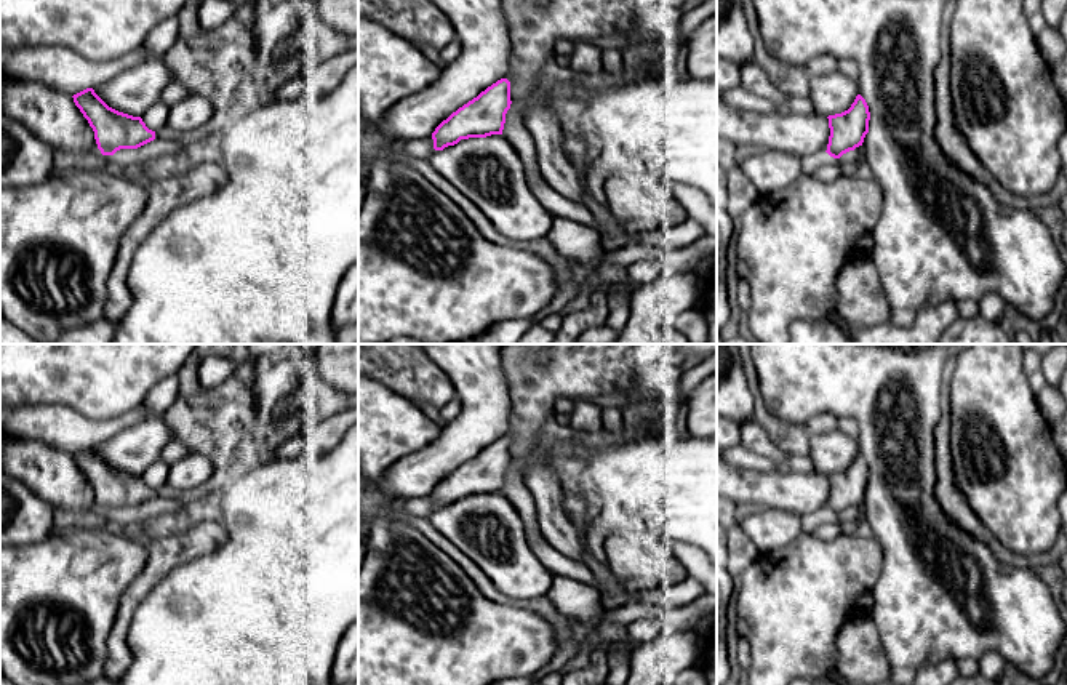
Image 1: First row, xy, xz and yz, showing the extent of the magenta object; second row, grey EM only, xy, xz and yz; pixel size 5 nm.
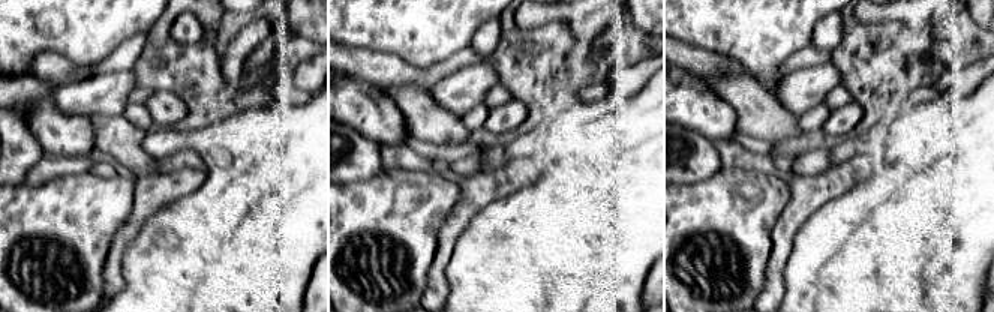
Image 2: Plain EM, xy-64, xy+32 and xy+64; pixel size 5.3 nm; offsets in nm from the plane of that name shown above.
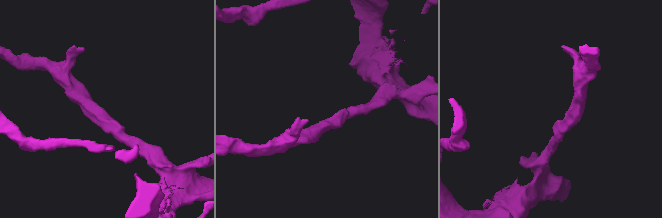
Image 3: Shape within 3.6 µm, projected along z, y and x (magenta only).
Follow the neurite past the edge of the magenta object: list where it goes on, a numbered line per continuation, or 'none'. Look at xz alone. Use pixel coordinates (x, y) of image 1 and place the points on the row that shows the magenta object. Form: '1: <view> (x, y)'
none

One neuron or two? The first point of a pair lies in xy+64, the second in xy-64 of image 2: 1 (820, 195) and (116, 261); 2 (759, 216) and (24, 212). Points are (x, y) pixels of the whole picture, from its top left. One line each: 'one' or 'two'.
1: one
2: one

